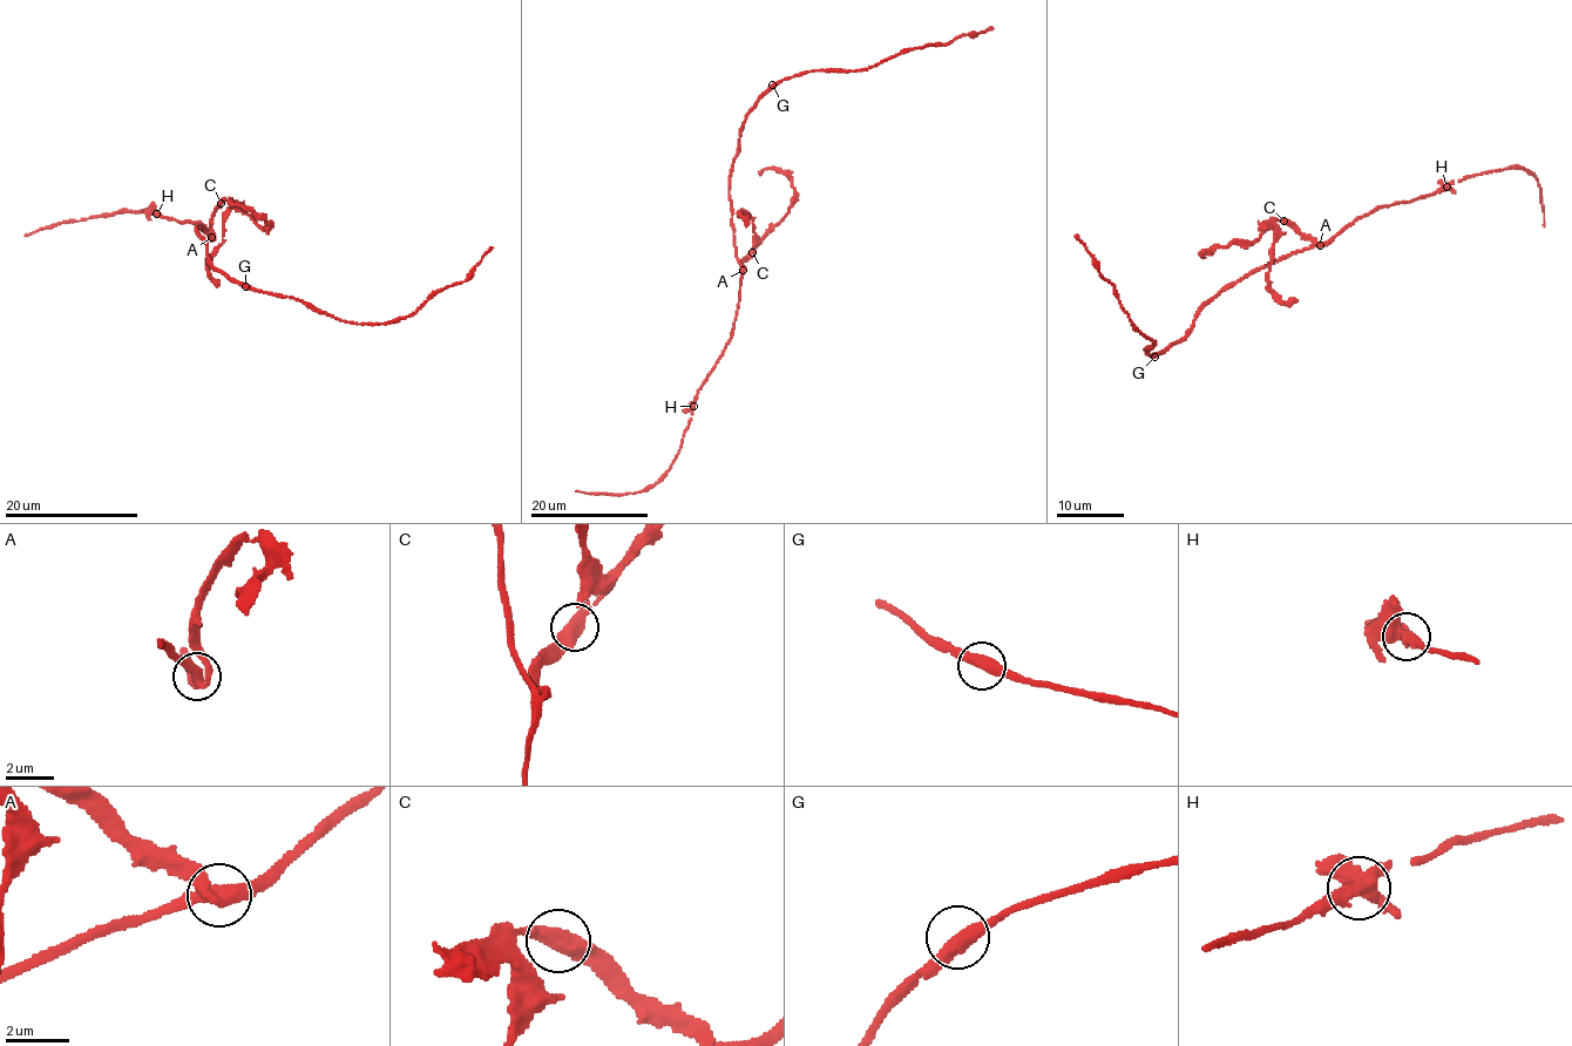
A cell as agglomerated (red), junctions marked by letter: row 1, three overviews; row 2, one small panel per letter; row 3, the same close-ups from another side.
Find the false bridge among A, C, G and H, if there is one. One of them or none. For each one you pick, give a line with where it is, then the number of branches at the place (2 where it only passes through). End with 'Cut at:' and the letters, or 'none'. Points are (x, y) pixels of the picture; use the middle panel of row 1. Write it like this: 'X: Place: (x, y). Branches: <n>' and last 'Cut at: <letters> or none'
Cut at: none

